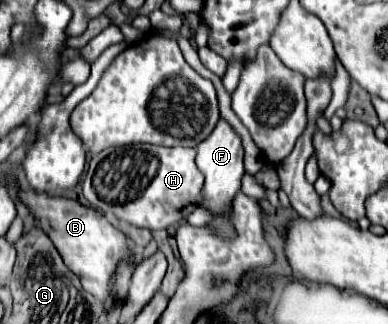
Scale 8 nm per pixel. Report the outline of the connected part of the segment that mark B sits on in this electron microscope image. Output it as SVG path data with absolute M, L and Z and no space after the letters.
M20 190L20 200L36 218L36 226L48 234L48 238L60 252L64 264L80 278L84 290L94 294L102 304L108 304L112 298L110 278L116 272L118 262L132 254L126 236L120 230L116 230L104 218L102 212L82 206L78 200L38 194L34 190Z

